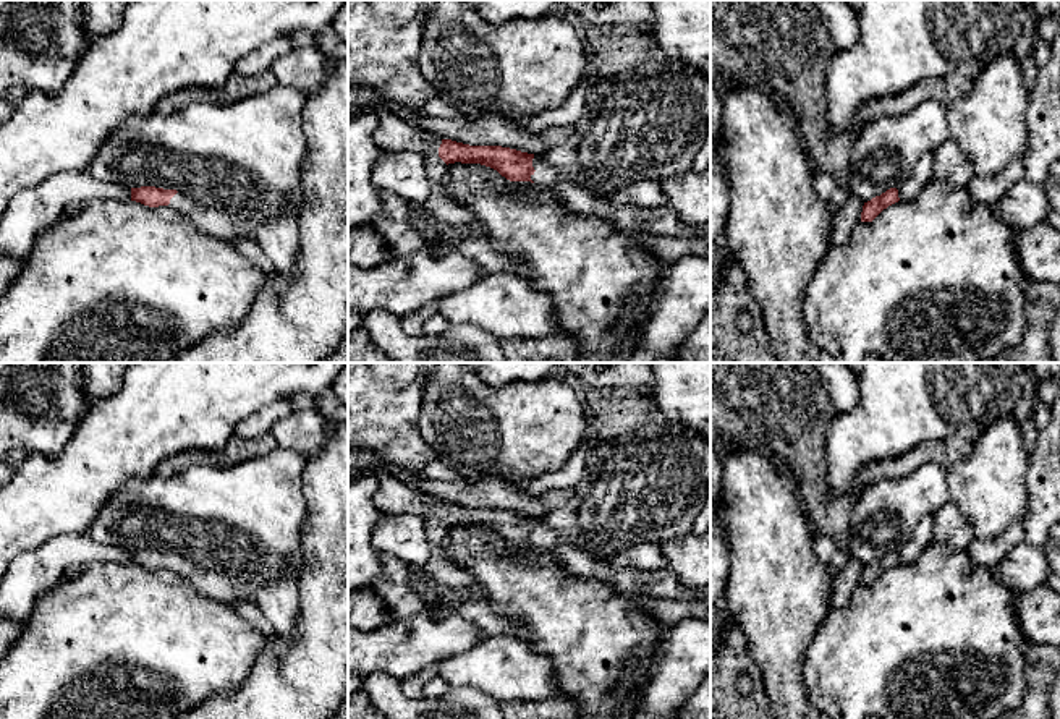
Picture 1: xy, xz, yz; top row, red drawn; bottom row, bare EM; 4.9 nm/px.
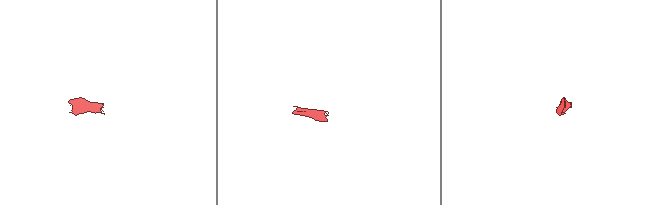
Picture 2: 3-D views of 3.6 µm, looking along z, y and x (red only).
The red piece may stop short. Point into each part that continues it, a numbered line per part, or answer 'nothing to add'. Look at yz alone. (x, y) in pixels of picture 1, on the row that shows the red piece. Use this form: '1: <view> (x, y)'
nothing to add

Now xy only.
1: xy (212, 222)

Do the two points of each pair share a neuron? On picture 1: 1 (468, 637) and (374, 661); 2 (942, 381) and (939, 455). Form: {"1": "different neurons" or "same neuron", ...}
{"1": "same neuron", "2": "different neurons"}

